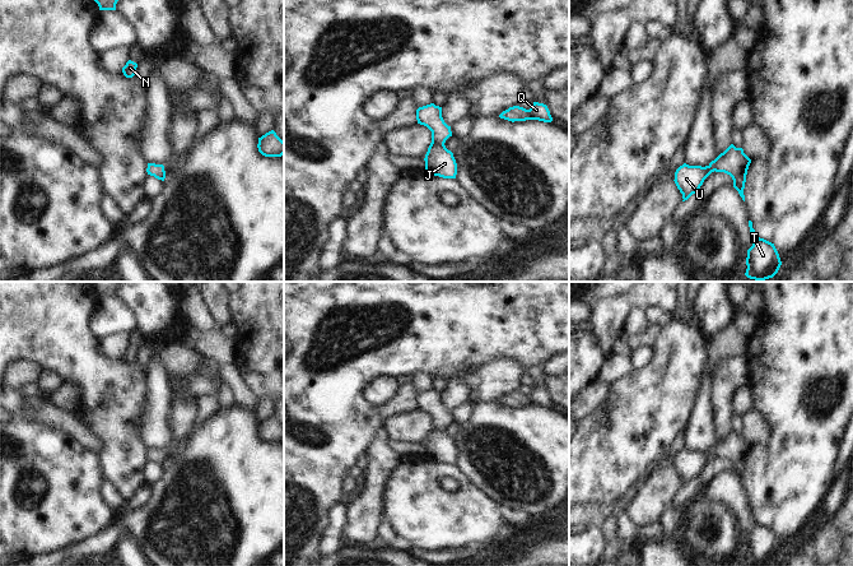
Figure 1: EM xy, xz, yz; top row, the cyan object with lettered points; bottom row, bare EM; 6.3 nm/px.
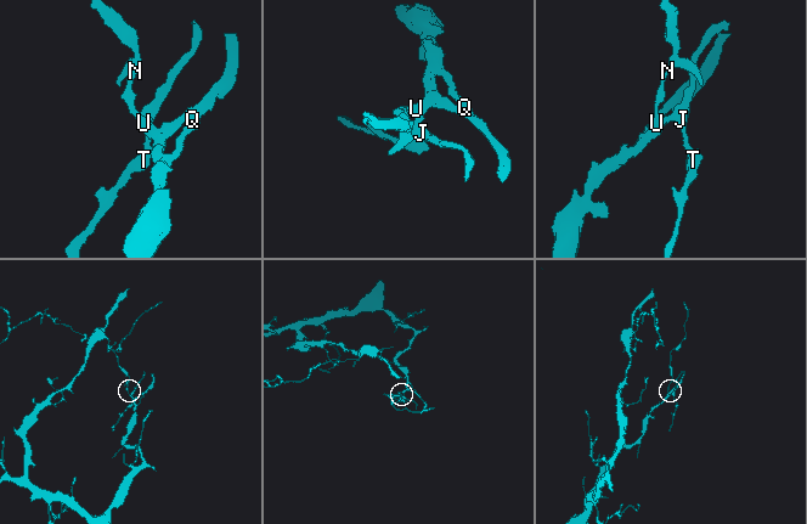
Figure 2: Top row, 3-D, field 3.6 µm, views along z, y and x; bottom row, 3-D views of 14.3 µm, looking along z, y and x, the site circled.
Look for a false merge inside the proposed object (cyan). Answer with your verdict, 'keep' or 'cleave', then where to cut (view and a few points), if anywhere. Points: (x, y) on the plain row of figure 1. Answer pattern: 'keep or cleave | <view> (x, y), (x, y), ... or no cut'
keep | no cut

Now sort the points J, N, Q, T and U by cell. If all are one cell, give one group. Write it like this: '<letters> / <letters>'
J N Q T U

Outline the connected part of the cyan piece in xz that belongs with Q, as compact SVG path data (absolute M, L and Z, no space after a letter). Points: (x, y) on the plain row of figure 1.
M533 388L532 393L530 395L526 395L519 391L509 393L508 395L503 396L499 400L500 404L508 405L508 407L526 407L526 405L539 405L544 408L551 408L553 403L550 400L550 396L546 390Z

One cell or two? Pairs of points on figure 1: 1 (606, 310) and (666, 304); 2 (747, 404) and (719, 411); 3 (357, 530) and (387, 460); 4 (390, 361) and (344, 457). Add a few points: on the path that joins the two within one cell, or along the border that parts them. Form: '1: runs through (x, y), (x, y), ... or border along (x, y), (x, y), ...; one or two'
1: runs through (621, 306), (630, 300), (651, 300); one
2: border along (749, 385), (741, 385), (732, 395), (732, 412); two
3: runs through (363, 513), (371, 497), (374, 478); one
4: runs through (363, 375), (344, 394), (344, 430); one

